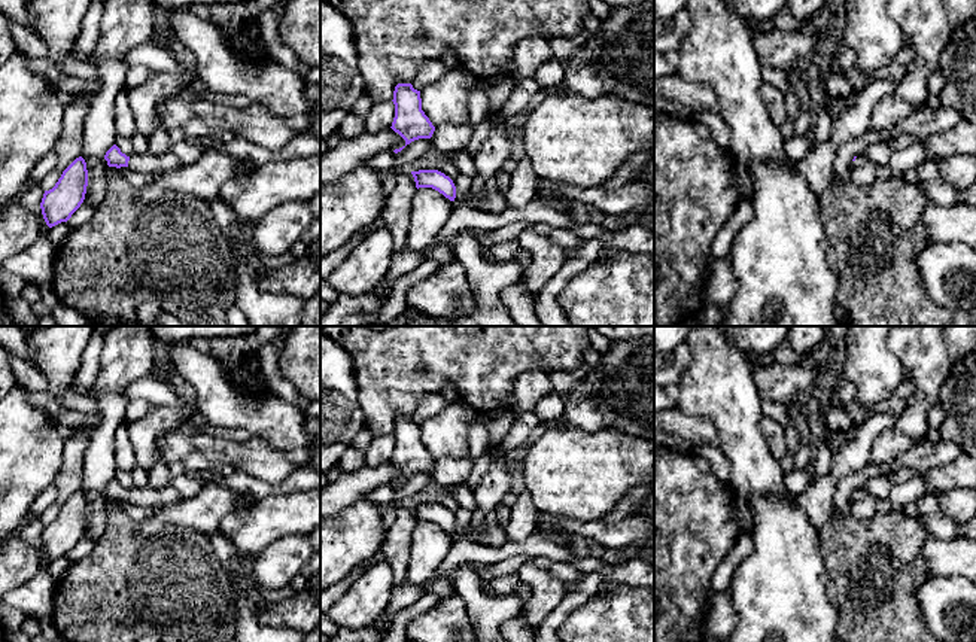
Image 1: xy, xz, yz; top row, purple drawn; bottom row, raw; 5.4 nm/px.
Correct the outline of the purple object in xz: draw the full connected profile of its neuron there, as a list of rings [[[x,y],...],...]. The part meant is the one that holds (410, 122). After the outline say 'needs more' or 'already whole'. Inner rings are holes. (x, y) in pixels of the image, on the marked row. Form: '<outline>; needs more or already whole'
[[[398,83],[392,101],[395,118],[390,128],[405,140],[405,146],[414,140],[432,137],[435,127],[422,110],[420,91],[411,83]]]; already whole

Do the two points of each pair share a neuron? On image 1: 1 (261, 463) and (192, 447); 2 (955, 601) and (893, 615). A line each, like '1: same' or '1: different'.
1: same
2: different

